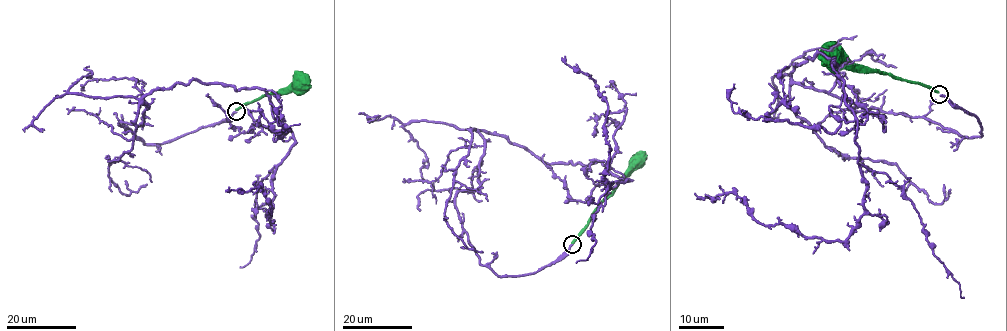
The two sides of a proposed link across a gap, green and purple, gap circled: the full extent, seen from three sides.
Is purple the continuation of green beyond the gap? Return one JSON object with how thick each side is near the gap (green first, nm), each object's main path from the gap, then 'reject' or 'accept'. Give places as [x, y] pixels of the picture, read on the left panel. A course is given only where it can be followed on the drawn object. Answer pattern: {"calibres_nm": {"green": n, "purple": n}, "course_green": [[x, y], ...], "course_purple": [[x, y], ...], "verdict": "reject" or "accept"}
{"calibres_nm": {"green": 300, "purple": 240}, "course_green": [[236, 110], [264, 95], [298, 89], [300, 84]], "course_purple": [[236, 112], [160, 144], [119, 125], [176, 83], [264, 90], [294, 139], [272, 223], [260, 187], [229, 187]], "verdict": "reject"}

